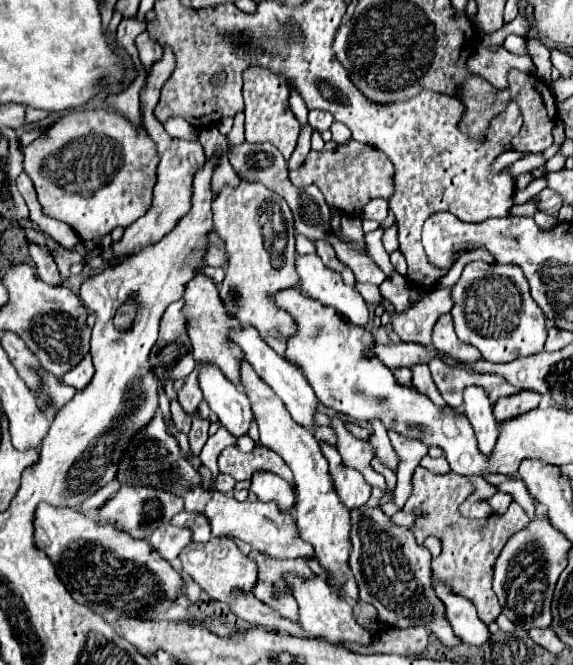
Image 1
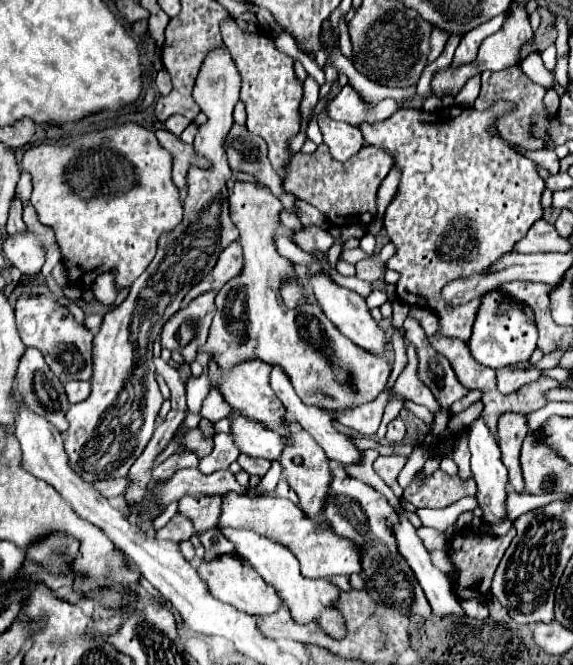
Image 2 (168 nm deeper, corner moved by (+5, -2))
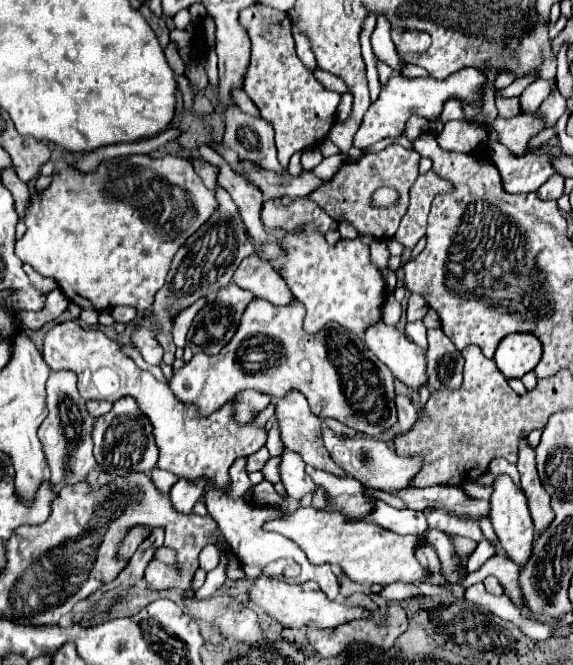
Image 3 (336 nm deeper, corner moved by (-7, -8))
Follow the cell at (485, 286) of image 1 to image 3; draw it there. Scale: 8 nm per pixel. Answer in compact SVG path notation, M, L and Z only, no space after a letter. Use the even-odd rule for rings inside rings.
M516 332L506 336L494 354L498 370L506 378L522 378L524 374L532 372L542 358L540 342L534 336L524 332Z

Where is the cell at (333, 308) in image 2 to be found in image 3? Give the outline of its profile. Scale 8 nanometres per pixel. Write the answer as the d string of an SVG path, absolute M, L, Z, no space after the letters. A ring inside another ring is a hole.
M374 324L364 334L364 342L390 368L392 376L410 390L420 390L428 384L426 352L408 340L394 326Z

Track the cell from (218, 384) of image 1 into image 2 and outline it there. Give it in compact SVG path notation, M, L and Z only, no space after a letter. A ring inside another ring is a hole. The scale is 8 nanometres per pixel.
M236 410L230 412L230 434L234 436L234 444L246 456L278 460L282 450L282 438L278 432L266 428L262 422L256 422Z

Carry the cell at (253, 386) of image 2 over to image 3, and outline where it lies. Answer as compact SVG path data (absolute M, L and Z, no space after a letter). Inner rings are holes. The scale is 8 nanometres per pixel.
M288 392L288 396L284 396L284 400L276 400L276 416L274 416L280 424L280 432L282 432L282 440L286 444L288 450L298 452L302 456L302 460L314 468L326 470L334 476L346 476L346 472L328 456L328 450L324 448L324 440L322 440L322 420L316 418L310 408L306 398L300 392Z

